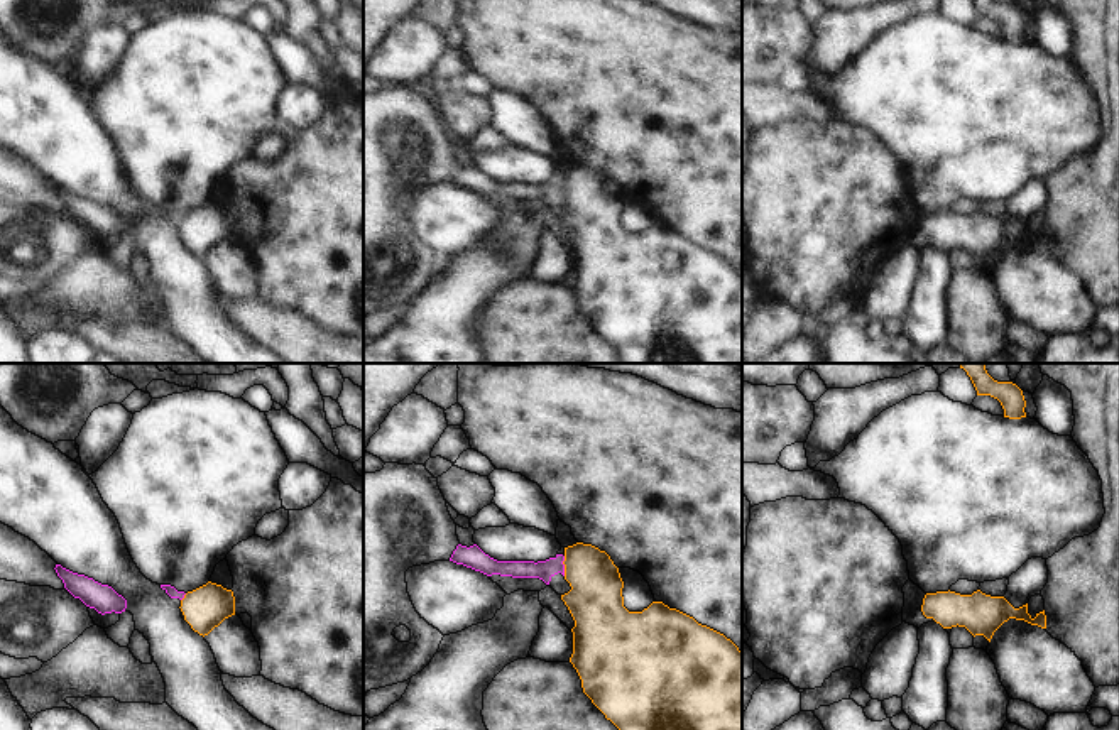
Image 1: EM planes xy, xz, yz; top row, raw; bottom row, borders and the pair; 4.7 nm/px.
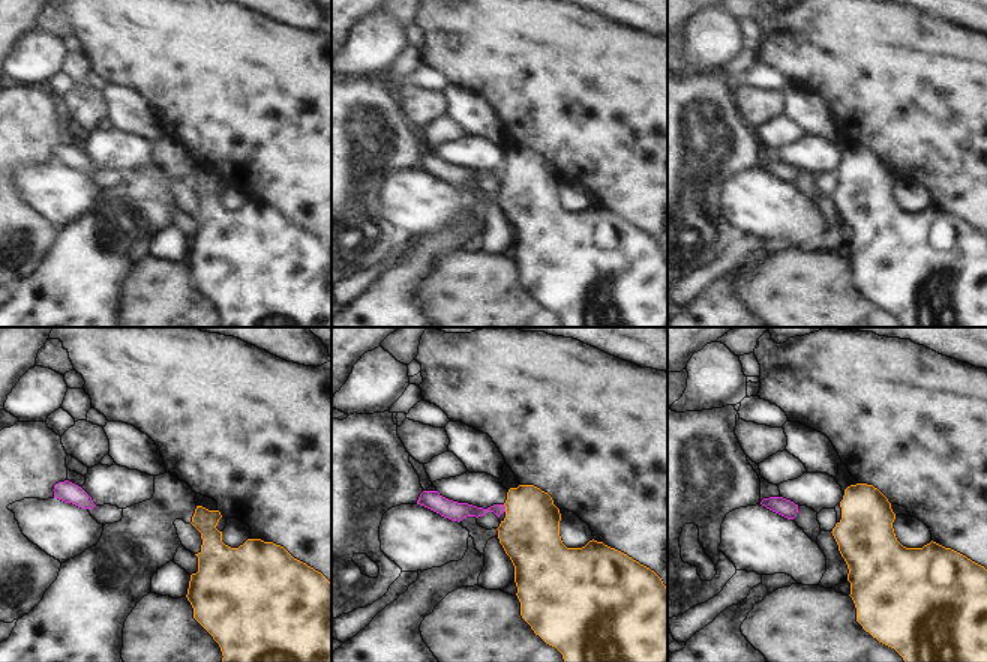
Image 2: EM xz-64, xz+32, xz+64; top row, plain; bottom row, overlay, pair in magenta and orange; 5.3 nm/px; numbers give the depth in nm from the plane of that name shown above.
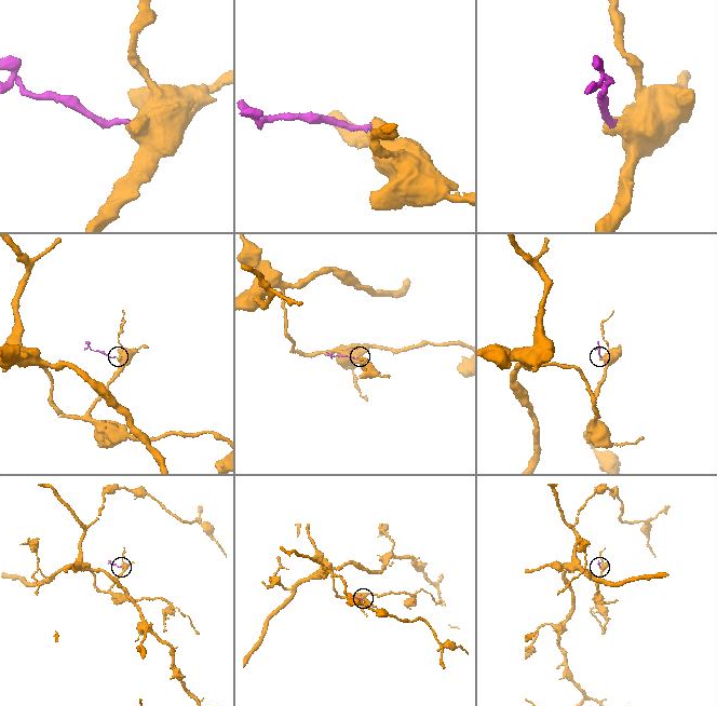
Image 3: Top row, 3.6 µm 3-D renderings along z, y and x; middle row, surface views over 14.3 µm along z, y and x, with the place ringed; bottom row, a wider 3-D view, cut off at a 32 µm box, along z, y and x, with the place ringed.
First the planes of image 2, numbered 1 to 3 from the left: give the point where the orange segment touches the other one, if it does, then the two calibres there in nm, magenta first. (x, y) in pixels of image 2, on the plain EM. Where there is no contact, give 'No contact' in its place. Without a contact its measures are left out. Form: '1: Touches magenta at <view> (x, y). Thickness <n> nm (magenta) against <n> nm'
1: No contact
2: Touches magenta at xz+32 (504, 171). Thickness 100 nm (magenta) against 320 nm
3: No contact.

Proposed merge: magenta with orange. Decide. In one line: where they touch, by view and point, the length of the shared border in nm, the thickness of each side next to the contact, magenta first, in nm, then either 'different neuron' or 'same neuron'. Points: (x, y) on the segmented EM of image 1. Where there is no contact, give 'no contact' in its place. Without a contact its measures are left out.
meets magenta in xz at (563, 566); contact 100 nm long; 90 nm thick on the magenta side, 260 nm on the other; different neuron

